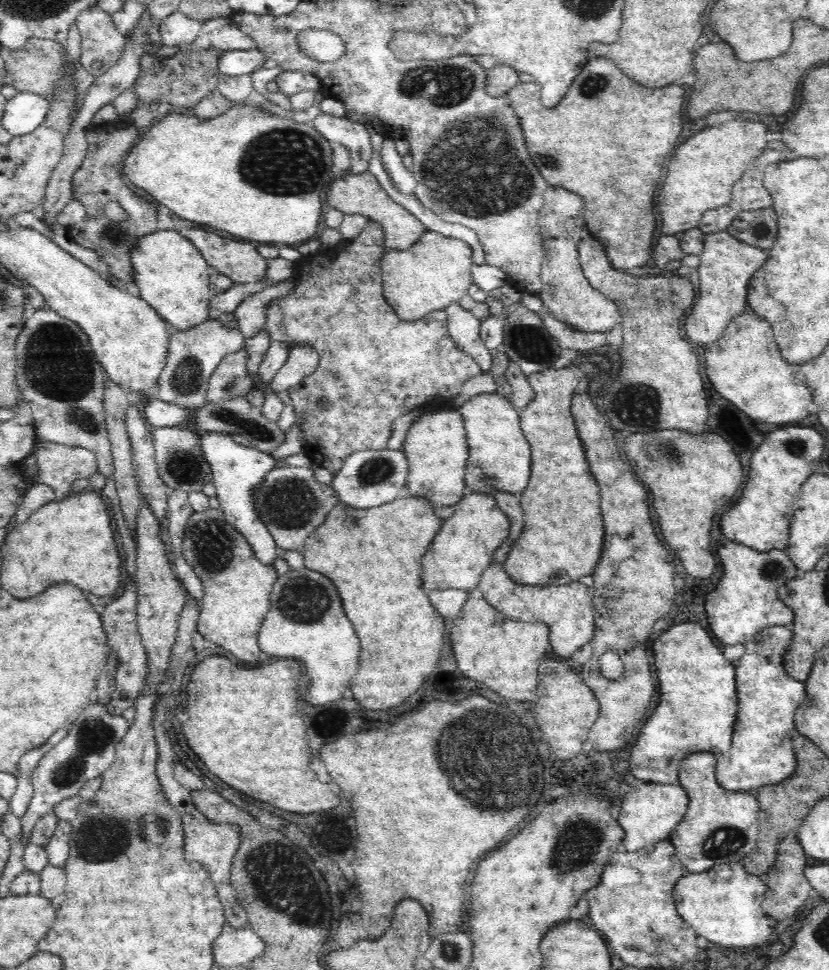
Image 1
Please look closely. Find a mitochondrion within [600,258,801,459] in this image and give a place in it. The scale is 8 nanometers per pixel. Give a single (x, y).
(637, 406)

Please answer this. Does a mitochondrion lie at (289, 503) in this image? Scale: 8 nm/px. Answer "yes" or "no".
yes

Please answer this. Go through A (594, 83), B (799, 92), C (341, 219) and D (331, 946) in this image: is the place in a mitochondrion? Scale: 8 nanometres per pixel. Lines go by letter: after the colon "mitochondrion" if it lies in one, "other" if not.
A: mitochondrion
B: other
C: other
D: other

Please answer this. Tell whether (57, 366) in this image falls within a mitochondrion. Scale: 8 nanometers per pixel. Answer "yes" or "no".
yes

